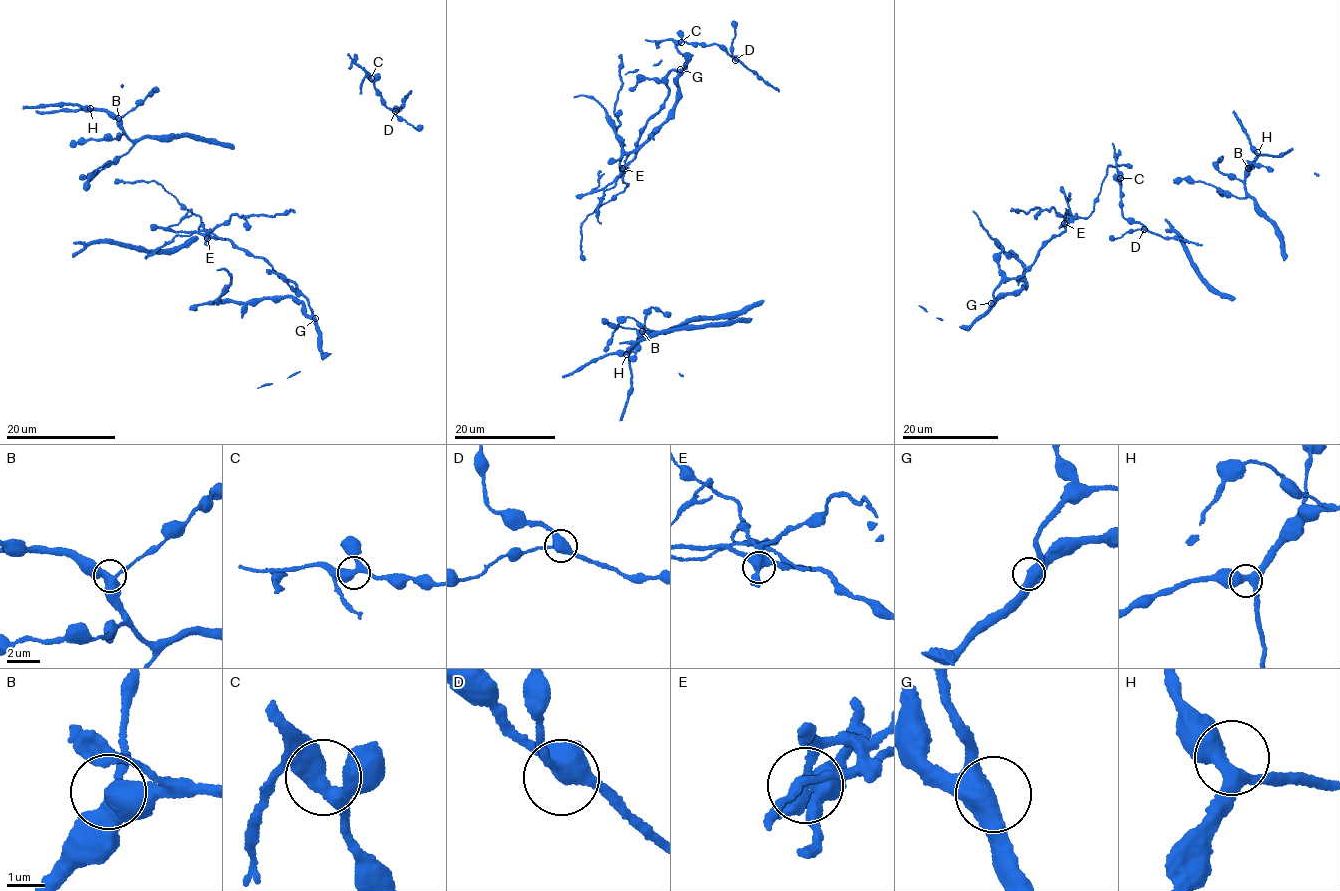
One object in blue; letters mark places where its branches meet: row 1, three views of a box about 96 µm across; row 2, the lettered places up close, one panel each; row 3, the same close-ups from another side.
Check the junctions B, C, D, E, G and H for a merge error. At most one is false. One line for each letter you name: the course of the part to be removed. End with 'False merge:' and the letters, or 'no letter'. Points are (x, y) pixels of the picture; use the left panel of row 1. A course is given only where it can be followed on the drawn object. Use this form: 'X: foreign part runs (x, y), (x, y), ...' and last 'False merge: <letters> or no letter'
E: foreign part runs (207, 239), (207, 231), (198, 229), (199, 216), (163, 186), (154, 181), (117, 180)
False merge: E

